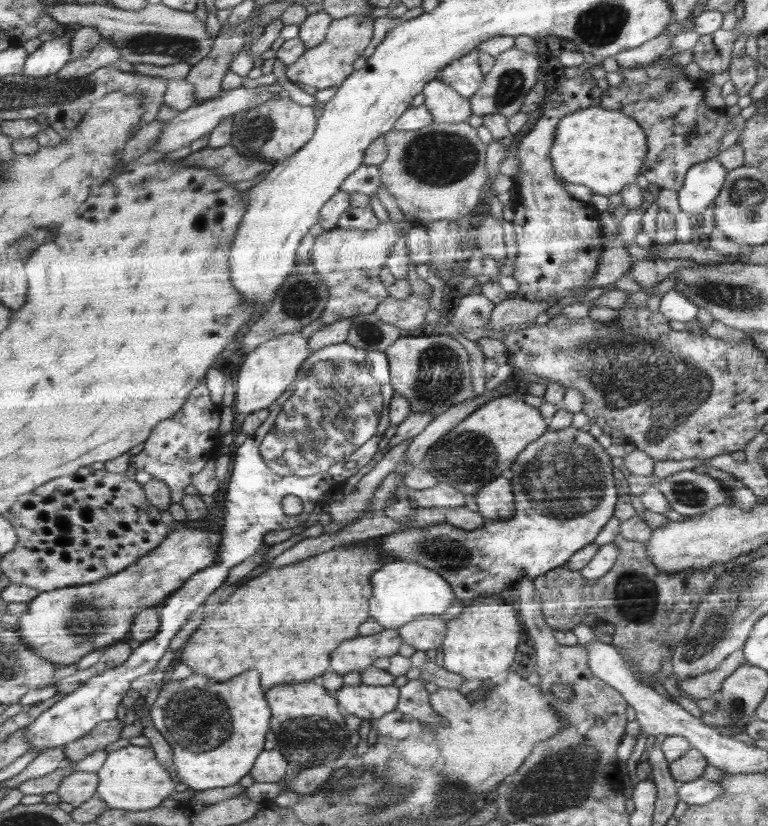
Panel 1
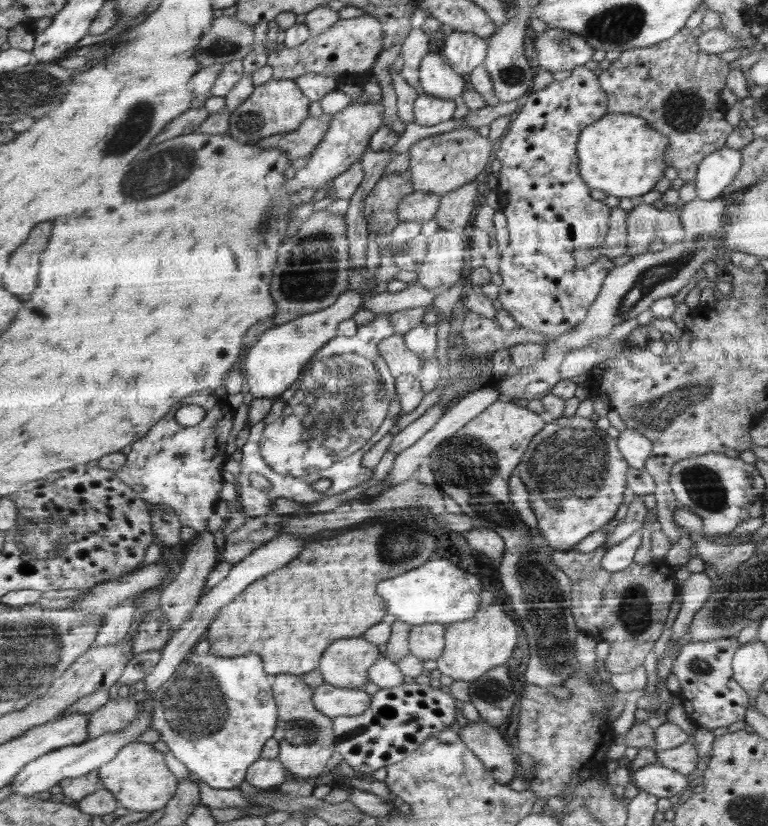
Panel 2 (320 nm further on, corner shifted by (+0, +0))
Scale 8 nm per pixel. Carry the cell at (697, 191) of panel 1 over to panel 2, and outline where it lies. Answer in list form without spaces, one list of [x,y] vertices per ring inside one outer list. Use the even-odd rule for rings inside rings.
[[[726,146],[702,159],[694,180],[696,199],[712,200],[720,197],[737,175],[741,162],[741,151]]]

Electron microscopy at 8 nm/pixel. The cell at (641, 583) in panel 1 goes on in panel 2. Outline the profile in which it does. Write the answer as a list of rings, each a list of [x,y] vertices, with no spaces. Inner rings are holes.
[[[602,547],[589,553],[553,551],[554,564],[572,581],[572,613],[581,633],[598,641],[609,642],[605,667],[610,673],[632,672],[642,665],[652,644],[660,638],[670,606],[678,594],[676,568],[666,560],[652,560],[646,565],[633,562],[618,572],[608,572],[601,565]]]

